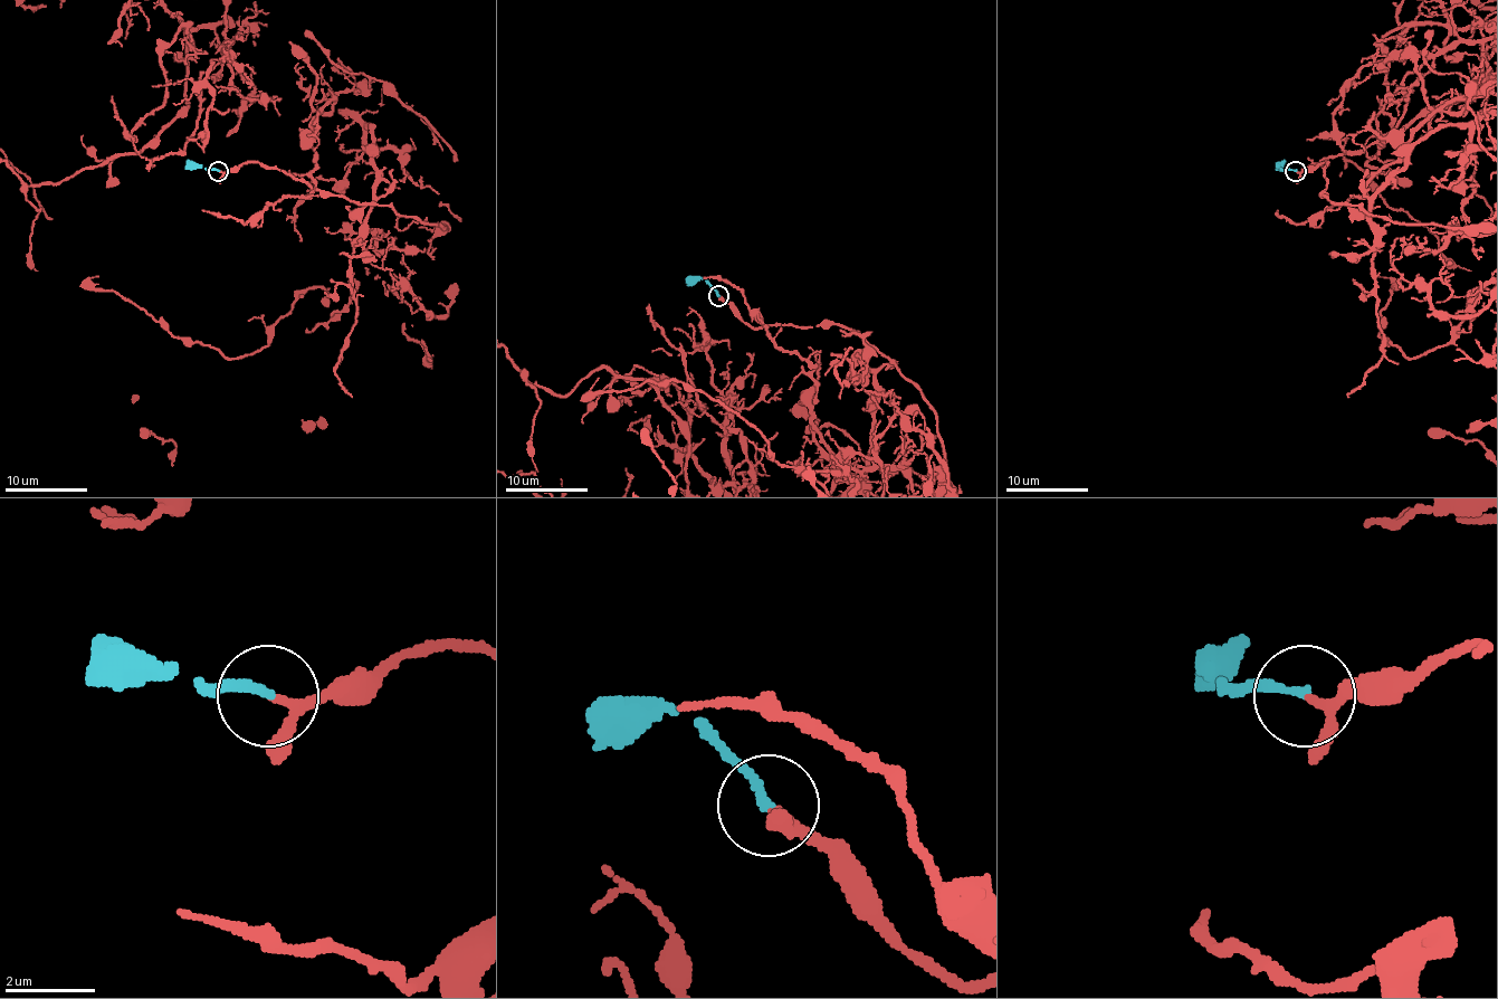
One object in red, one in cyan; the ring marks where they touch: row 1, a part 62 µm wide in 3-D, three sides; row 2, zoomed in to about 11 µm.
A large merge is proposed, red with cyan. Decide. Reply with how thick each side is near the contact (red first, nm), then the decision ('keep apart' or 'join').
150/200 nm | join

